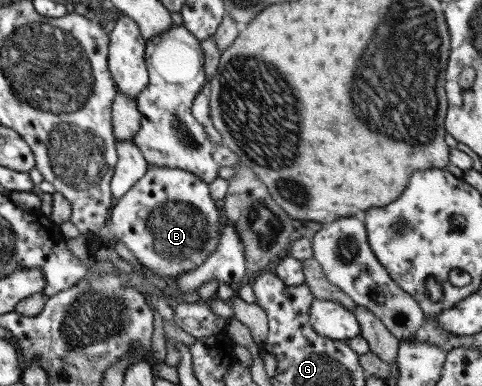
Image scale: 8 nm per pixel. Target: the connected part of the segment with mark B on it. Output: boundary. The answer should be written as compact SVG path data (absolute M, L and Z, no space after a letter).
M147 166L144 175L133 187L114 201L109 217L101 230L98 233L87 234L92 250L90 256L94 259L94 252L99 245L112 247L114 242L111 237L117 237L118 241L122 241L124 247L132 253L137 263L142 264L148 271L152 271L152 275L158 275L158 277L180 275L198 267L214 251L219 240L222 218L219 202L210 197L207 183L204 183L197 175L179 169Z

